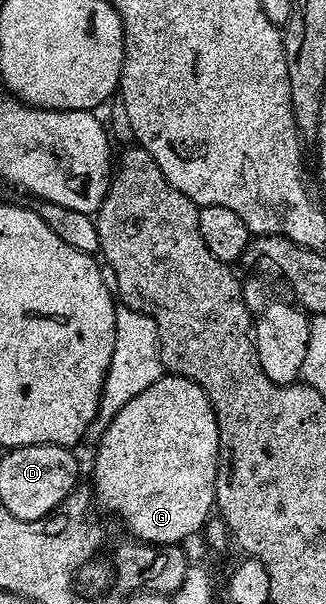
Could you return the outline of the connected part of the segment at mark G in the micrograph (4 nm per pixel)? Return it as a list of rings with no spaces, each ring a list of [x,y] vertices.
[[[165,375],[153,383],[153,387],[145,387],[141,395],[133,395],[113,419],[102,426],[103,434],[99,437],[99,454],[95,457],[95,481],[93,480],[93,497],[111,513],[120,513],[123,516],[122,528],[137,541],[146,541],[148,545],[179,545],[186,537],[202,530],[212,516],[215,504],[215,484],[217,483],[217,467],[219,466],[219,428],[213,407],[205,395],[205,391],[197,383],[184,377]]]

